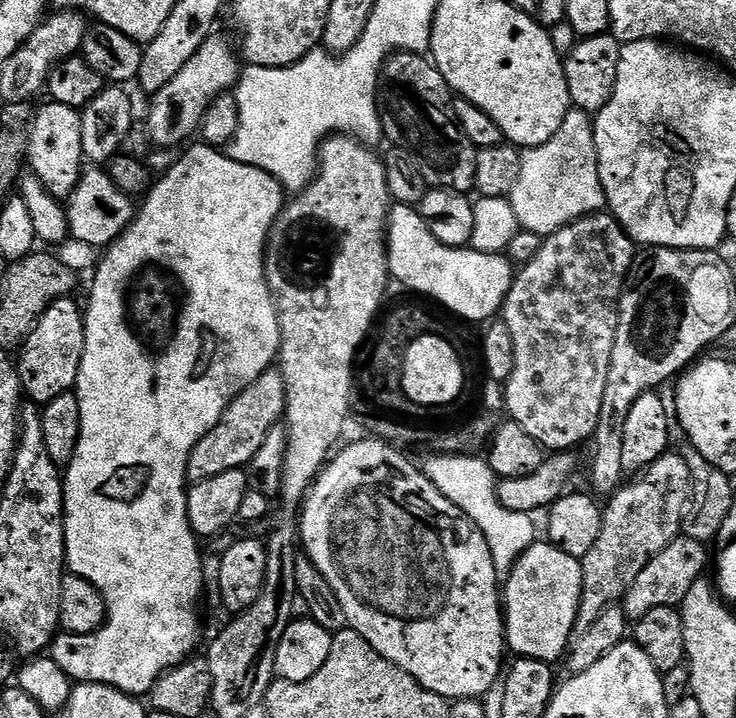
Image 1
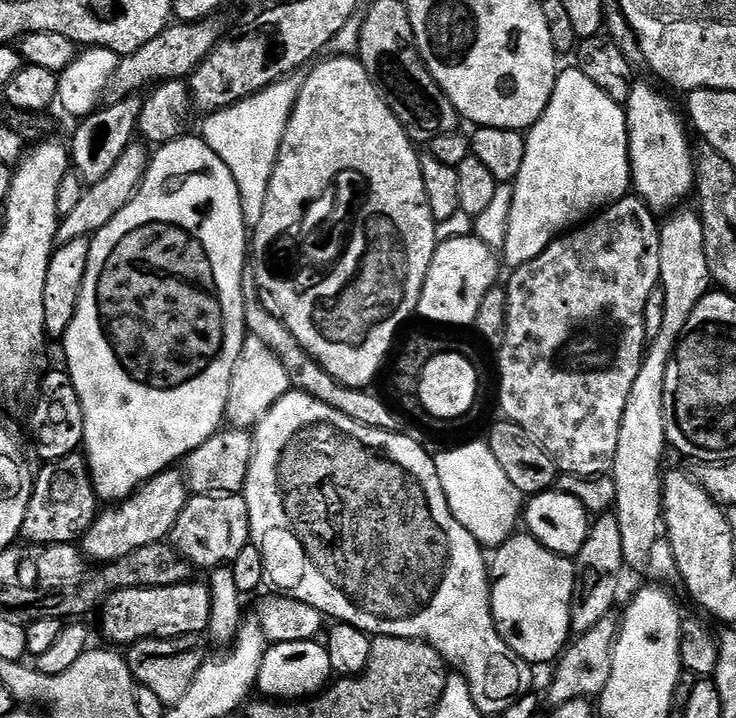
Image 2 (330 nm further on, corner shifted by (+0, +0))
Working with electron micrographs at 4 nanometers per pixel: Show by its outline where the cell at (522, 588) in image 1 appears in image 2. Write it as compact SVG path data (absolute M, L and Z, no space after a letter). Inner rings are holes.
M527 534L511 536L504 544L495 549L490 560L490 583L492 585L492 617L496 629L502 634L506 646L514 650L527 664L551 665L564 651L570 640L572 623L570 610L572 609L572 595L576 589L576 565L567 556L559 556L546 546L542 546Z

